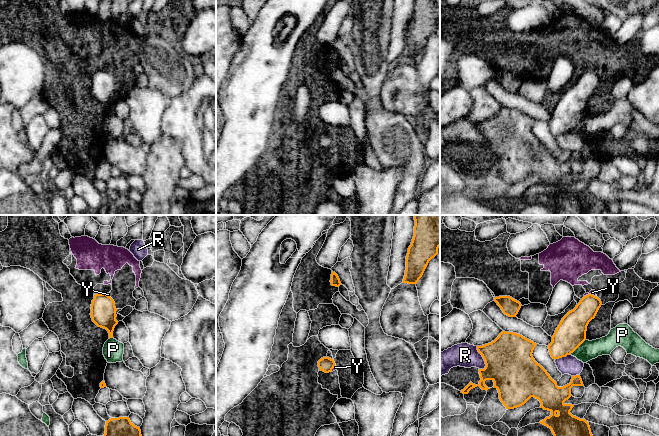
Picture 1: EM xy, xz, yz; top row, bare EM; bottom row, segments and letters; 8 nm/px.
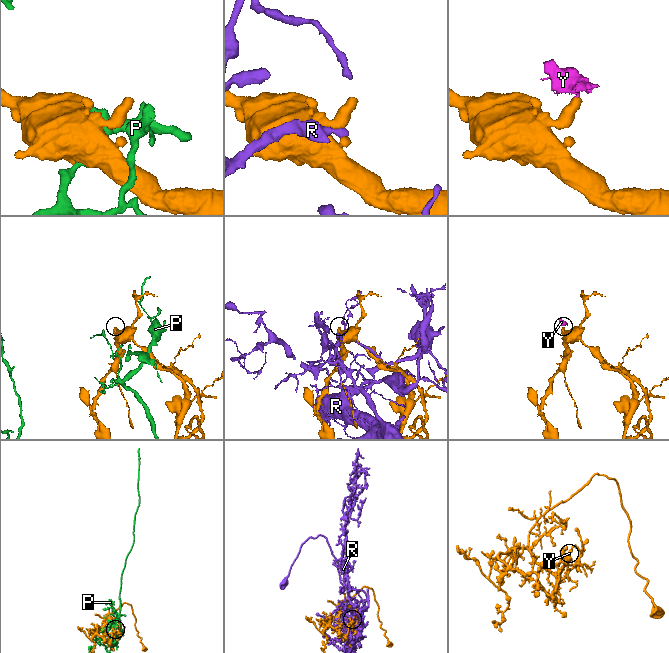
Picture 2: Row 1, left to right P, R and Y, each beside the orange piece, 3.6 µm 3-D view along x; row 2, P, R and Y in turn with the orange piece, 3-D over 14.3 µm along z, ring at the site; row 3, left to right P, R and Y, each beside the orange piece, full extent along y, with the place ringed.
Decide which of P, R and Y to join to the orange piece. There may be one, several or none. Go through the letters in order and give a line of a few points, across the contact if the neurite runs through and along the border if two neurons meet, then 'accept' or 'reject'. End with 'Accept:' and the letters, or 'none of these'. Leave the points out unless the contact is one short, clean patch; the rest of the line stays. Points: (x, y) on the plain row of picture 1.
P: reject
R: reject
Y: yz (584, 71), (591, 70), (596, 73) | reject
Accept: none of these

